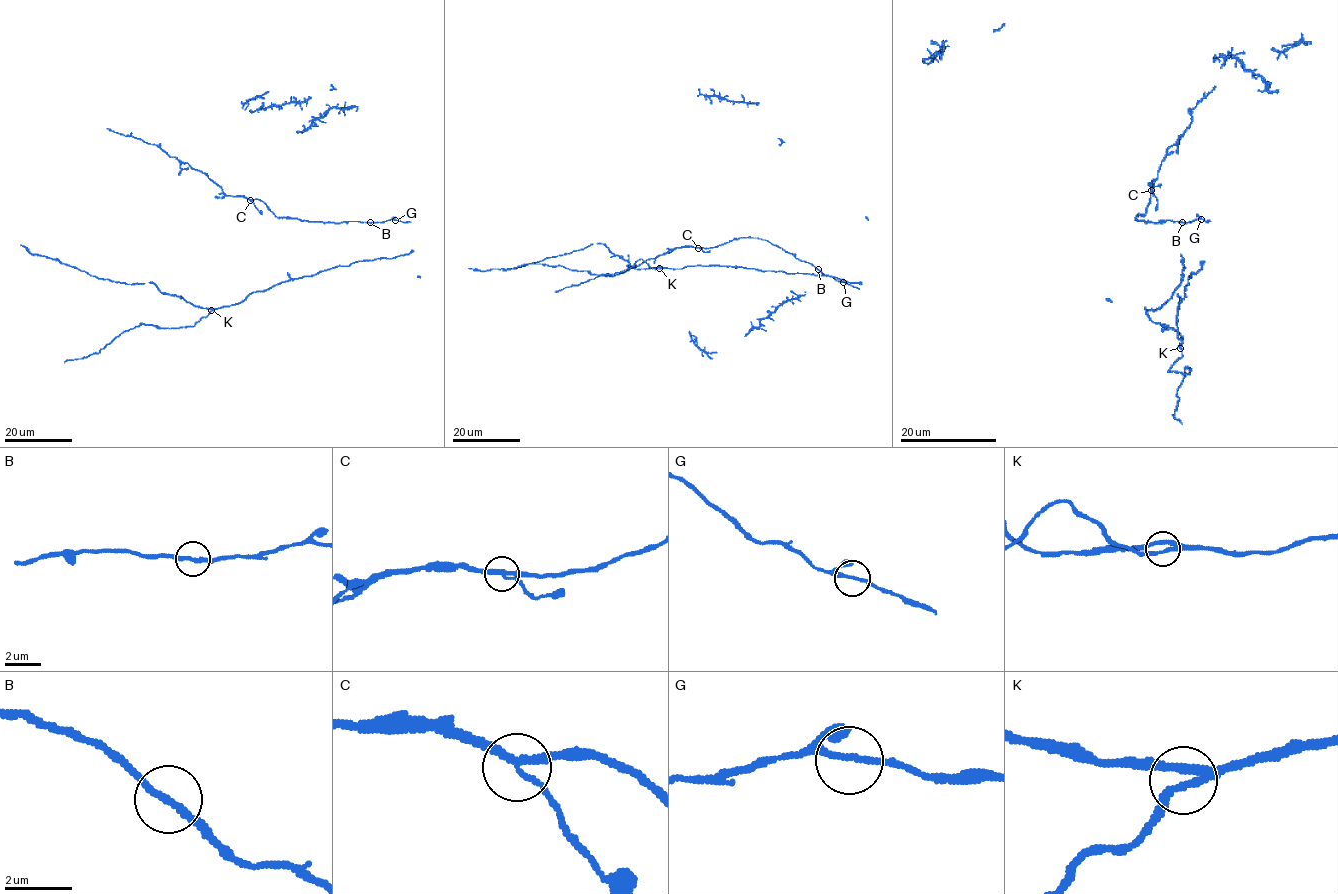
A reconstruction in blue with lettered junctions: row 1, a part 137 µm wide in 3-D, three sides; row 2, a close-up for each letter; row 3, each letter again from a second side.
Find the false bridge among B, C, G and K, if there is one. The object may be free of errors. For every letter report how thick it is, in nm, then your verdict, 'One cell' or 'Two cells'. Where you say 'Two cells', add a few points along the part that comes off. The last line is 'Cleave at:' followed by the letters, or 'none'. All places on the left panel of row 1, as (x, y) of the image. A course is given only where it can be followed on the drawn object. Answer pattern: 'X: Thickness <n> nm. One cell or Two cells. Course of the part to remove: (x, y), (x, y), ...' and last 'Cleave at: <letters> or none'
B: Thickness 200 nm. One cell
C: Thickness 200 nm. Two cells. Course of the part to remove: (250, 200), (262, 214)
G: Thickness 180 nm. One cell
K: Thickness 200 nm. One cell
Cleave at: C

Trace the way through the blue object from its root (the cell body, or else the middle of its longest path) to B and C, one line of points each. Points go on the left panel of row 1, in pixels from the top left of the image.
B: (394, 219), (370, 223)
C: (394, 219), (323, 223), (278, 218), (262, 201), (250, 200)

